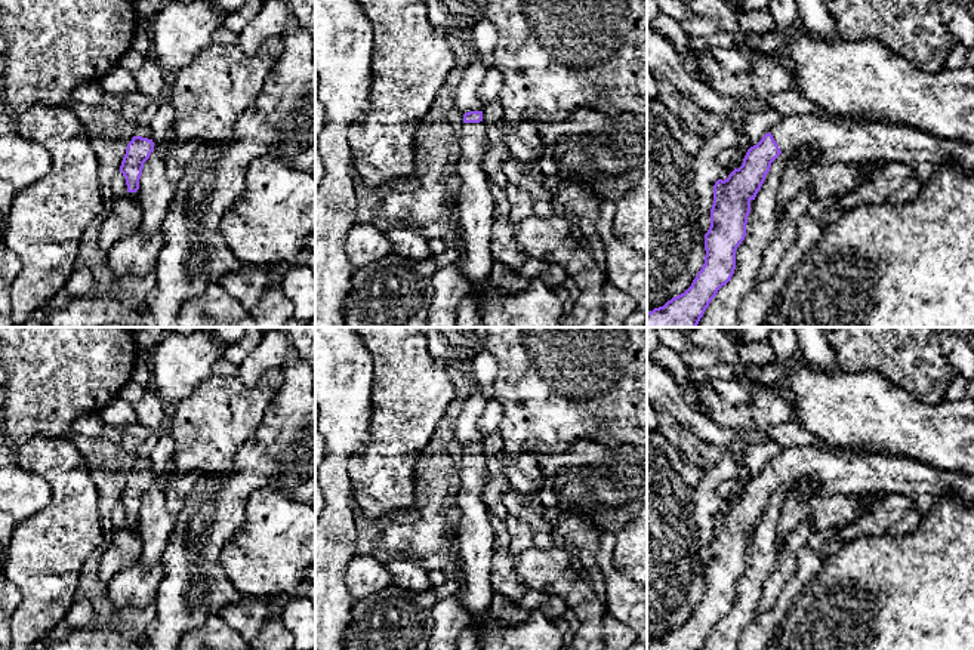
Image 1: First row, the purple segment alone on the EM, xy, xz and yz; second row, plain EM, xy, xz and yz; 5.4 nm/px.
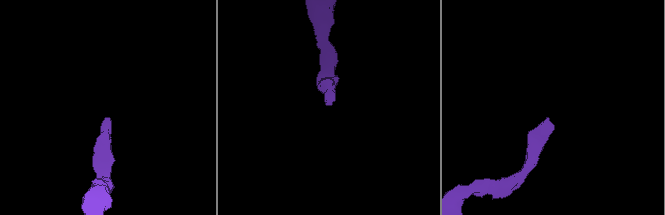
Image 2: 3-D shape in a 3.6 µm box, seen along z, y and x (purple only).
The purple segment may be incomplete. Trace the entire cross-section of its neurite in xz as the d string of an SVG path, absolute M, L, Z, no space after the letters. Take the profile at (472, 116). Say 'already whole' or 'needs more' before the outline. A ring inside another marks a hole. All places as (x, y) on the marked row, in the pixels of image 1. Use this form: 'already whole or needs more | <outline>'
needs more | M483 111L465 113L463 123L460 155L456 163L456 173L462 181L457 206L466 255L463 277L469 283L469 292L481 293L490 286L494 261L490 255L493 185L483 169L488 127L483 121Z

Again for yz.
needs more | M816 114L790 115L776 123L762 139L750 147L739 169L727 179L718 179L713 185L713 204L711 209L711 227L705 234L705 264L691 286L681 295L668 301L663 306L647 312L647 327L696 327L706 308L725 286L736 269L736 250L746 237L746 224L750 213L750 201L761 190L771 163L782 154L792 160L808 155L813 163L890 163L903 161L909 166L931 163L941 166L953 161L962 169L974 170L974 144L947 141L912 126L894 123L859 123L854 120L823 118Z

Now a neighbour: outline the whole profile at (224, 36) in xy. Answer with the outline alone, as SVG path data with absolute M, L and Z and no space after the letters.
M225 25L215 31L213 43L234 44L238 41L238 34L226 28Z

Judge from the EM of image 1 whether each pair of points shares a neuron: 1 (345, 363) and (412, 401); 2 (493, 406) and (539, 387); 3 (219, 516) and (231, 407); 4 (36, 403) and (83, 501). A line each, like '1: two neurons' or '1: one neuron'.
1: two neurons
2: two neurons
3: two neurons
4: two neurons

